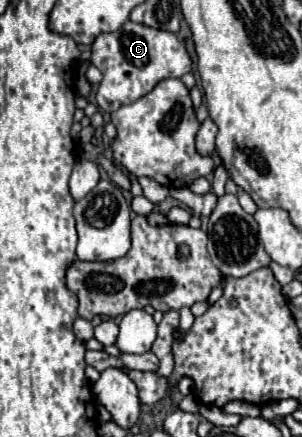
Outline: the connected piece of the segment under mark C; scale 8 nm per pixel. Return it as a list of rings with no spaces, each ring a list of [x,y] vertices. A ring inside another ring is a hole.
[[[126,21],[122,31],[124,33],[102,33],[92,45],[92,63],[104,75],[96,91],[96,103],[104,113],[112,113],[122,105],[140,99],[162,79],[180,79],[182,75],[192,73],[192,59],[186,51],[186,45],[174,33],[144,27],[132,21]]]

